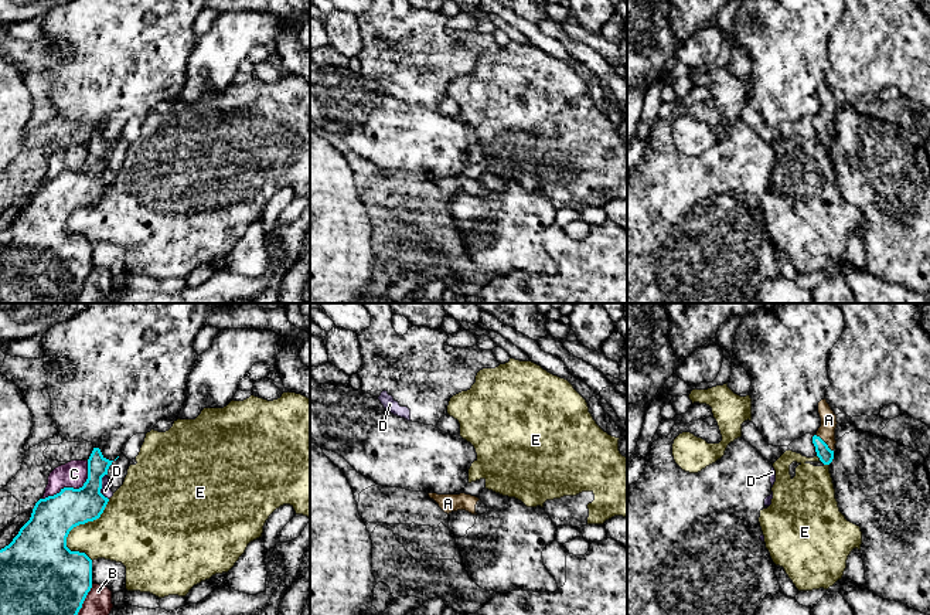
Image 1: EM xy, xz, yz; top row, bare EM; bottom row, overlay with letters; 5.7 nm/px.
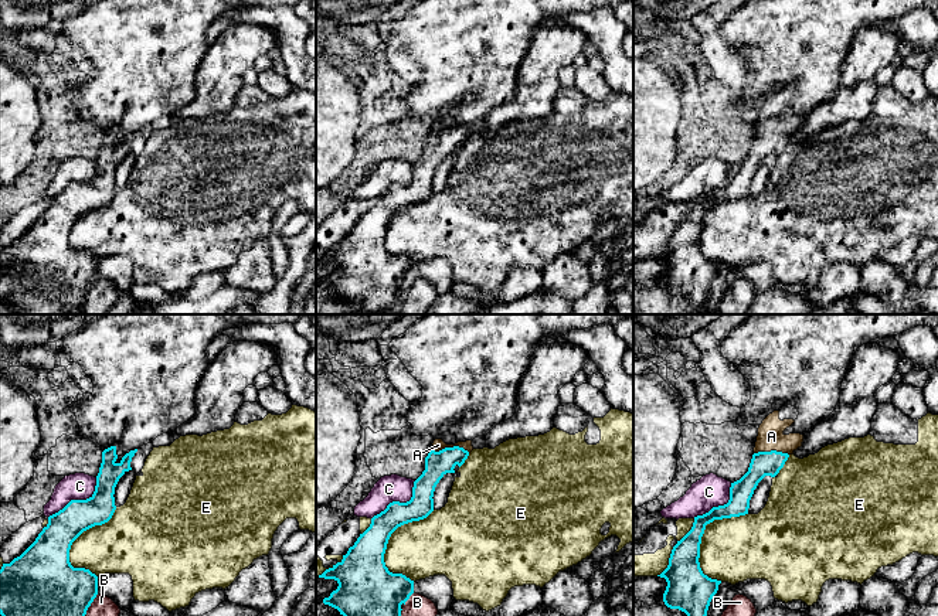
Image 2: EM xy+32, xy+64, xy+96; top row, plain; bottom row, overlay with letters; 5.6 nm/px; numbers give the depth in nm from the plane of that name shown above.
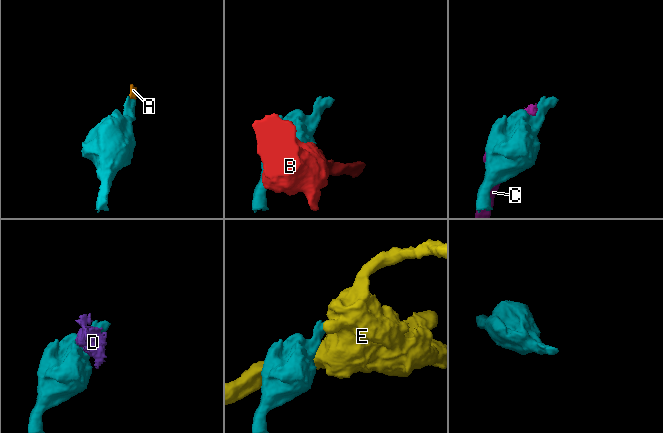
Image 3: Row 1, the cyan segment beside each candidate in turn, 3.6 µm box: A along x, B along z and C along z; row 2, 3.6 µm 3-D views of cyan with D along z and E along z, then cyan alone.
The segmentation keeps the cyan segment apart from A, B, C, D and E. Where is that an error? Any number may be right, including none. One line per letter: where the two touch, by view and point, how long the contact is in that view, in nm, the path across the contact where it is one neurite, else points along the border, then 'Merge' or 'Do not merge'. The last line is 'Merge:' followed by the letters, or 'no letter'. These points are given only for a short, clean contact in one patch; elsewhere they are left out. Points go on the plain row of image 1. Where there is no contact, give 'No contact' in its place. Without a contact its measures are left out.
A: Touches cyan at yz (824, 125). Shared border 140 nm. Path across: yz (825, 138), (824, 125), (828, 102). Merge
B: Touches cyan at xy (84, 282). Shared border 220 nm. Do not merge
C: Touches cyan at xy (72, 170). Shared border 340 nm. Boundary: xy (88, 143), (88, 160), (81, 169), (62, 170), (41, 182). Do not merge
D: Touches cyan at xy (101, 169). Shared border 150 nm. Do not merge
E: Touches cyan at xy (82, 206). Shared border 380 nm. Do not merge
Merge: A

